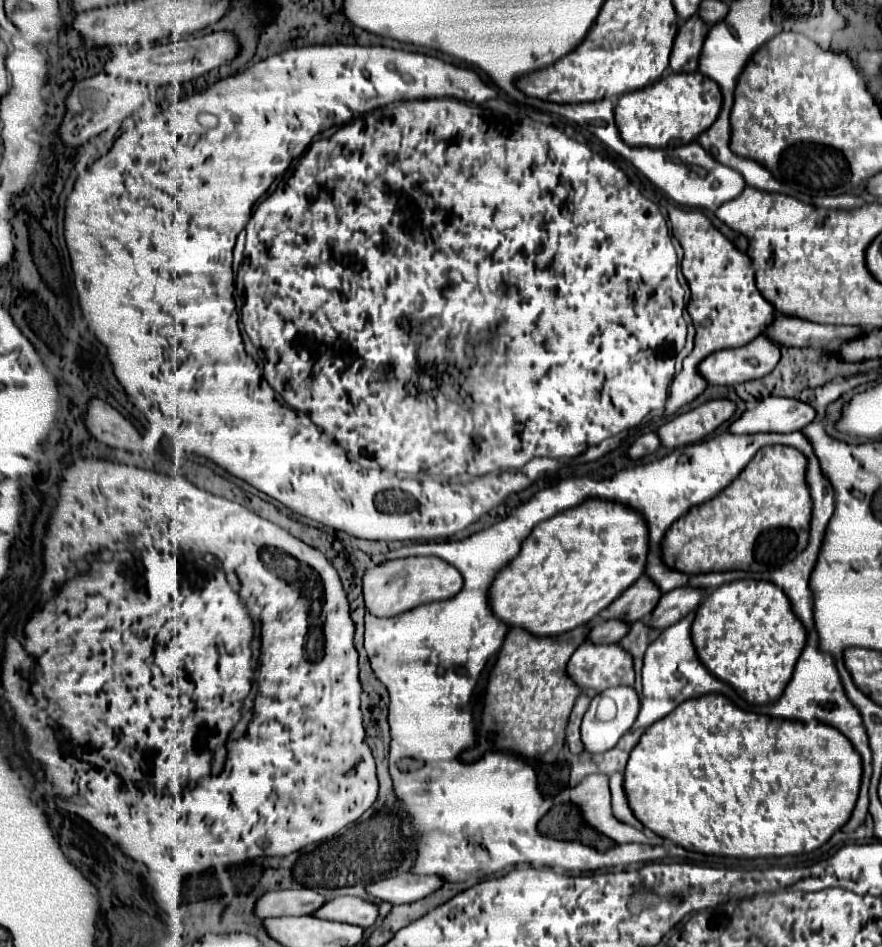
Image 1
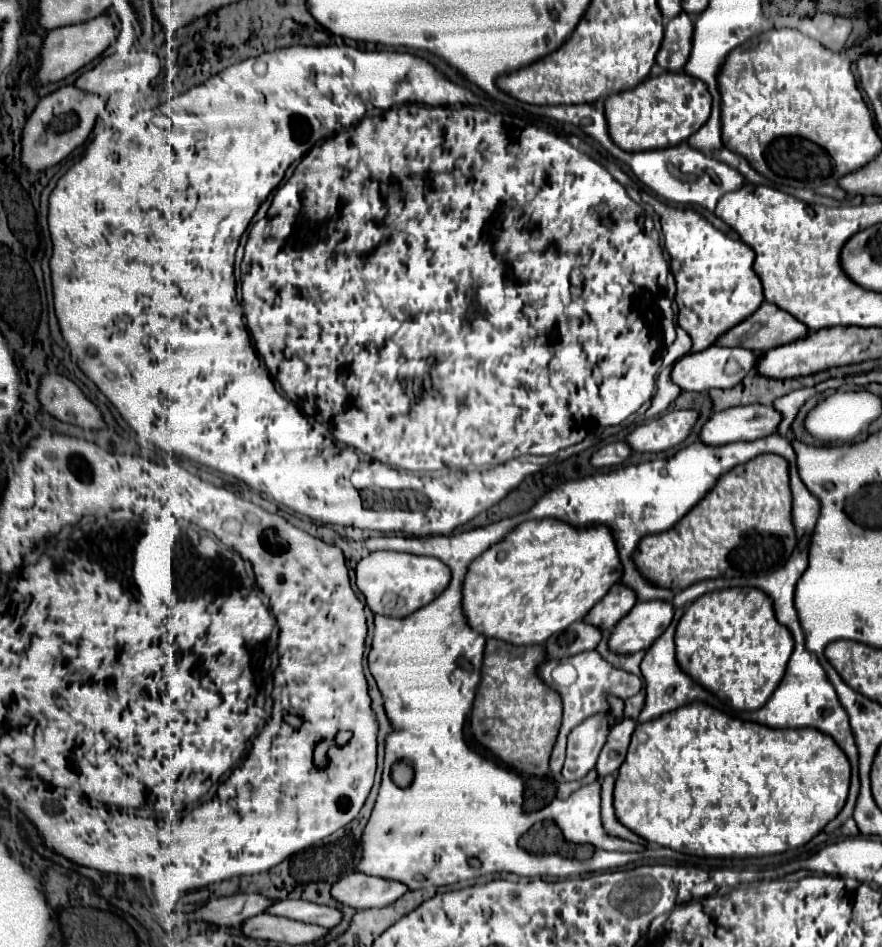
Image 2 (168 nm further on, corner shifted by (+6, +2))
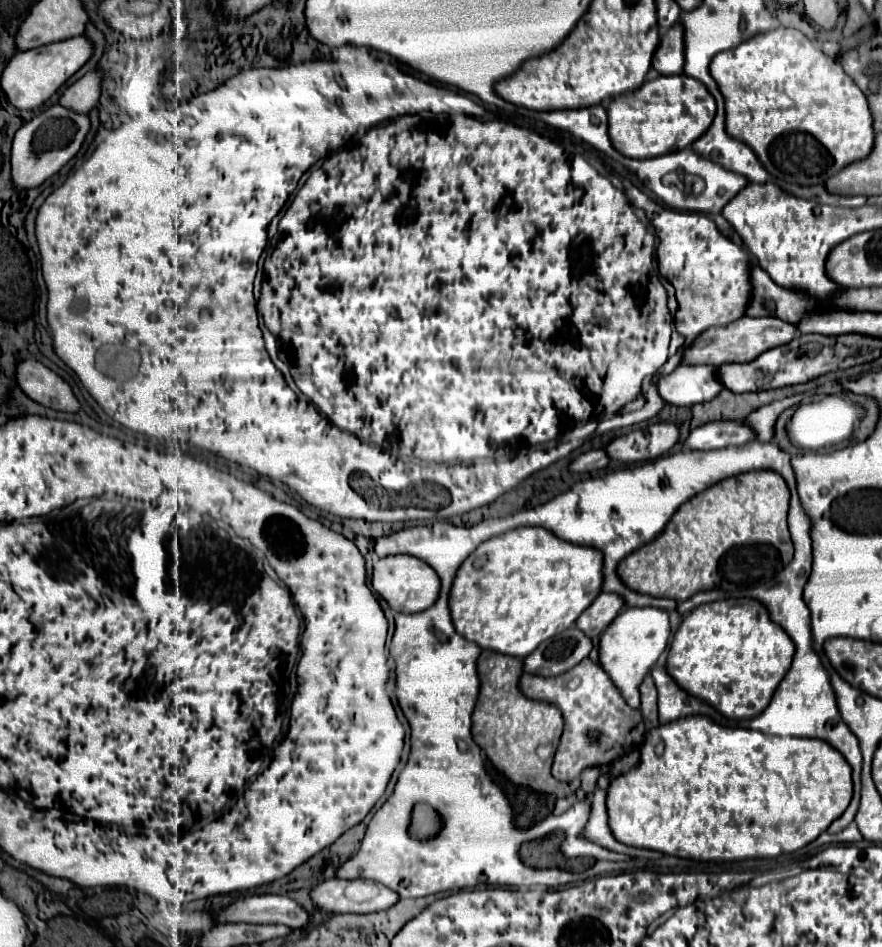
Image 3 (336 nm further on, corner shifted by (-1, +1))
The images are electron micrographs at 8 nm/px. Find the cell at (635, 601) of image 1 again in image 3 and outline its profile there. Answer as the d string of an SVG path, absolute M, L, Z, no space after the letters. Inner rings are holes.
M601 593L601 597L597 597L597 601L593 601L585 613L581 613L581 619L575 625L591 639L599 639L623 607L625 601L617 593Z

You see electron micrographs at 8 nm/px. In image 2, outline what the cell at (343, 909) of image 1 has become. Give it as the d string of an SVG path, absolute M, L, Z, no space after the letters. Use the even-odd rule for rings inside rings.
M276 900L266 910L266 914L284 916L284 918L306 922L306 924L318 924L324 928L334 928L342 918L342 914L336 908L310 904L306 900Z

